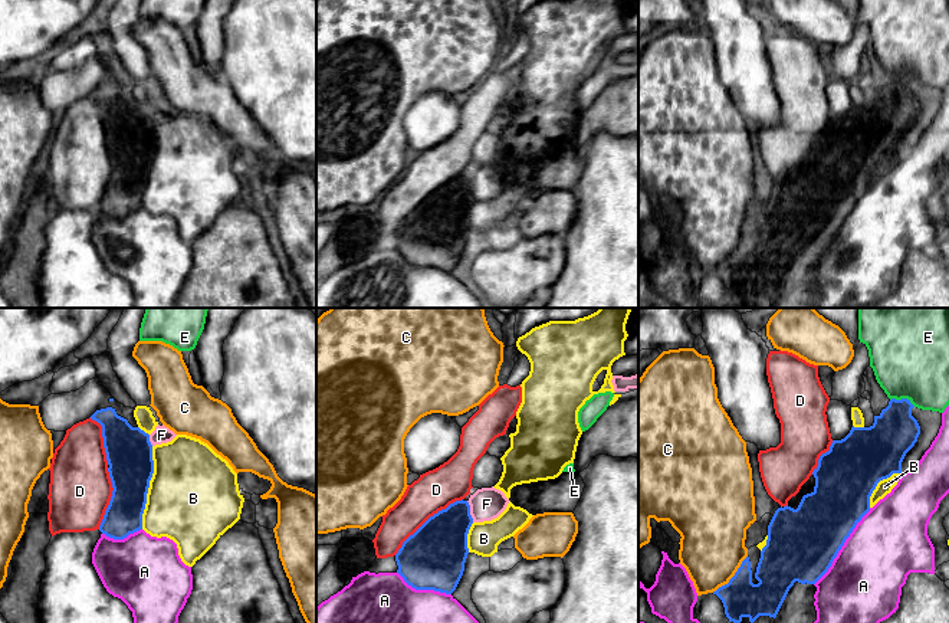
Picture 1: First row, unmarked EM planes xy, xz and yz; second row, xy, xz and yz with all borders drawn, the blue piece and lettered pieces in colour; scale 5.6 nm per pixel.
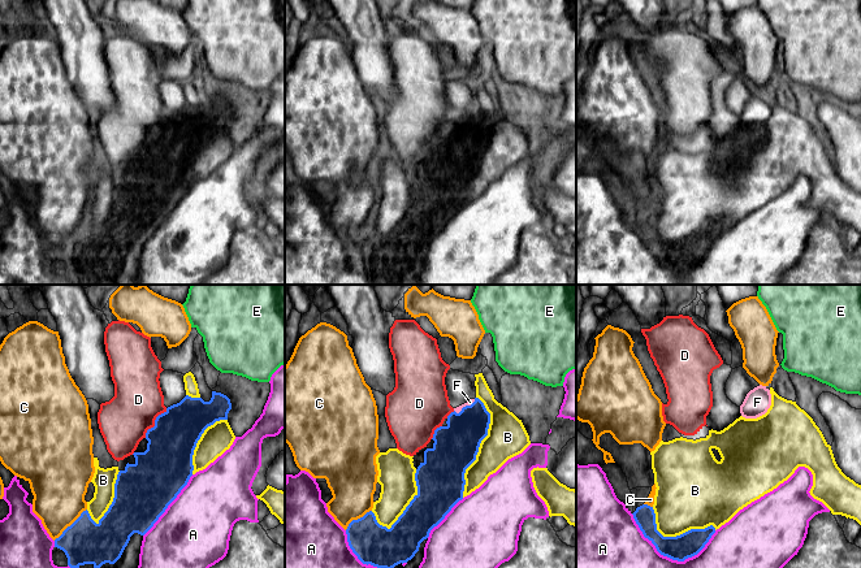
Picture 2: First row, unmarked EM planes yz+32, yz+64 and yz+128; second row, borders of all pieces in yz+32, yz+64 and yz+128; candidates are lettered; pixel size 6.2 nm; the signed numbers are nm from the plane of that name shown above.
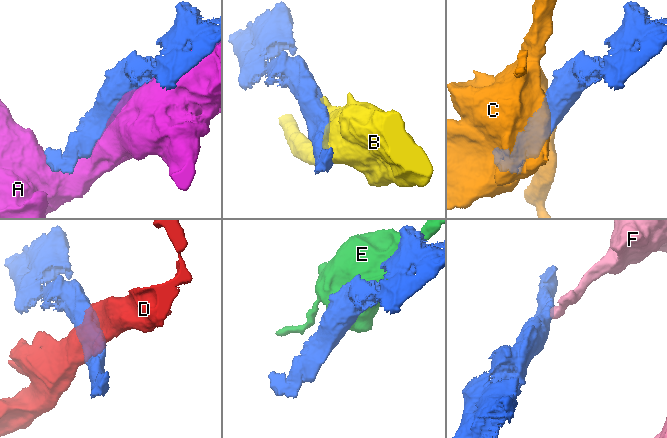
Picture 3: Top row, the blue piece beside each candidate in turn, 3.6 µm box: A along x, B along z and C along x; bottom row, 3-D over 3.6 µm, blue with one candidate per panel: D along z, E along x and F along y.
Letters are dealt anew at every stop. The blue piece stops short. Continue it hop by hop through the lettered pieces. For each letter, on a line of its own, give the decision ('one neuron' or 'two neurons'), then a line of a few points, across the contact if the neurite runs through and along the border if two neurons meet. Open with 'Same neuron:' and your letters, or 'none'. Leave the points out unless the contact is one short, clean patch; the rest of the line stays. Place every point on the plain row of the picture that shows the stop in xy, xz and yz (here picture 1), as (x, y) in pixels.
Same neuron: none
A: two neurons
B: two neurons
C: two neurons
D: two neurons
E: two neurons
F: two neurons; line xz (466, 179), (473, 199)

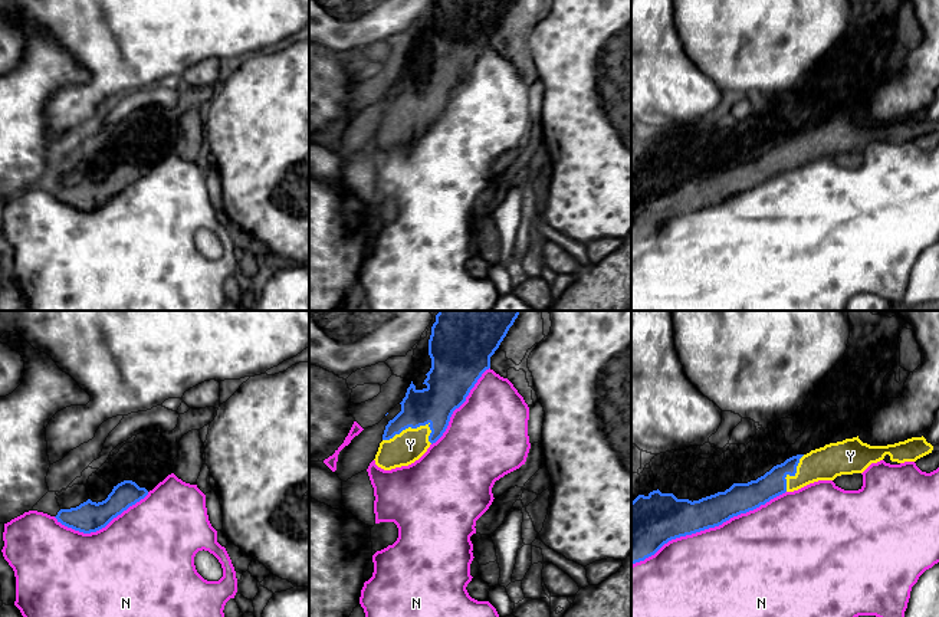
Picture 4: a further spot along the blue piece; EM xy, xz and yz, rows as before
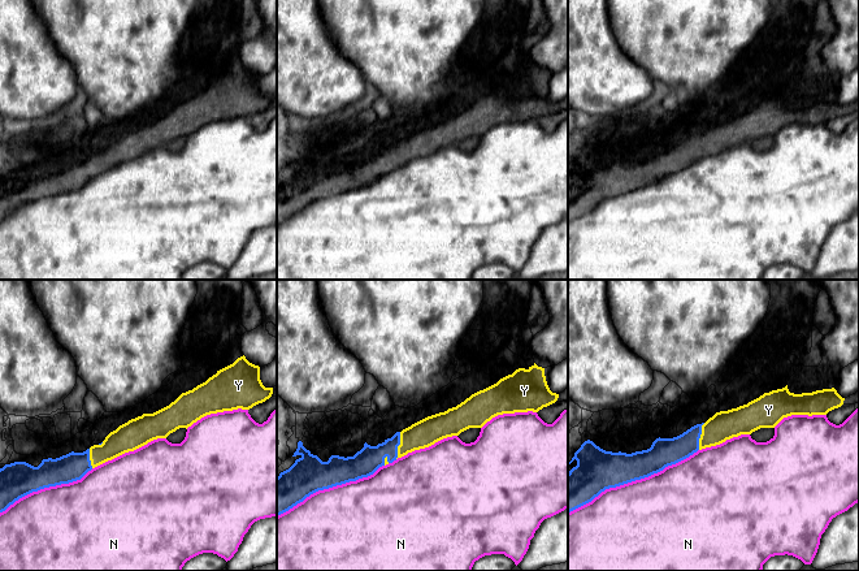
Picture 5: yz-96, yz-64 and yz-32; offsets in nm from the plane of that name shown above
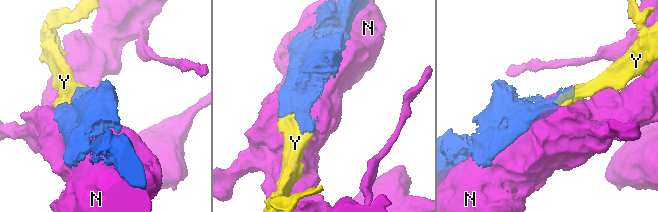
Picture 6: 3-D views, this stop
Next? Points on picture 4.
Same neuron: Y
N: two neurons
Y: one neuron

